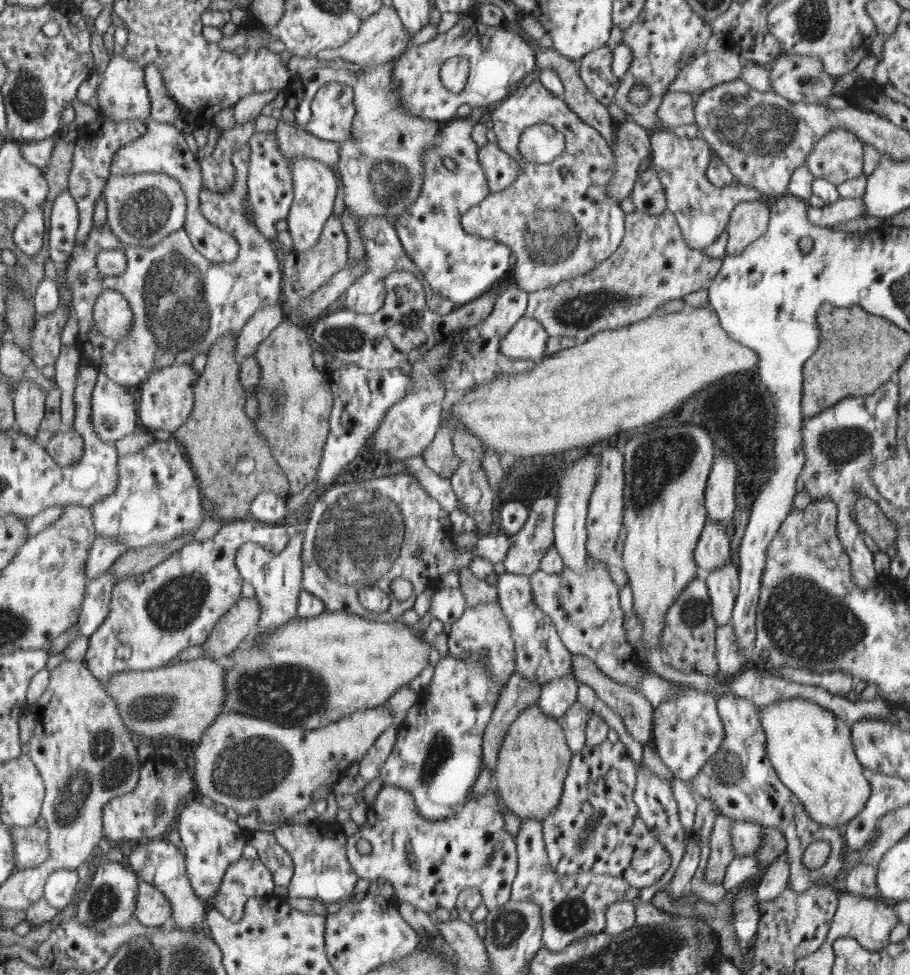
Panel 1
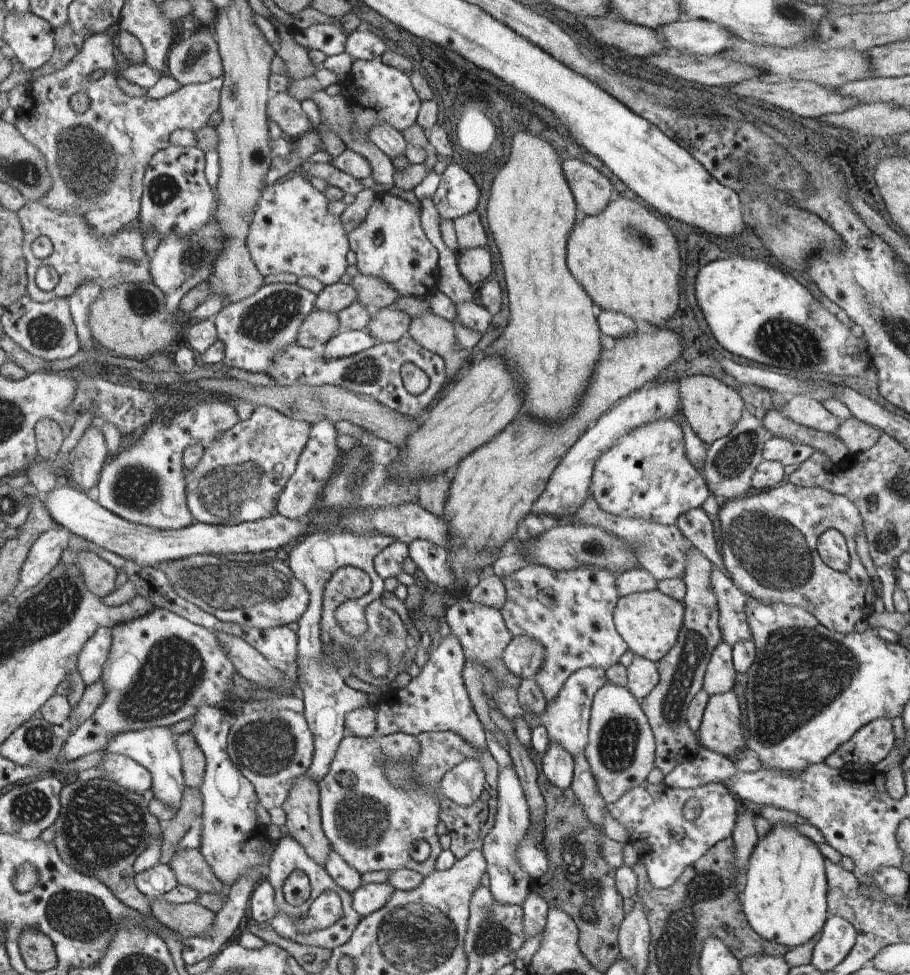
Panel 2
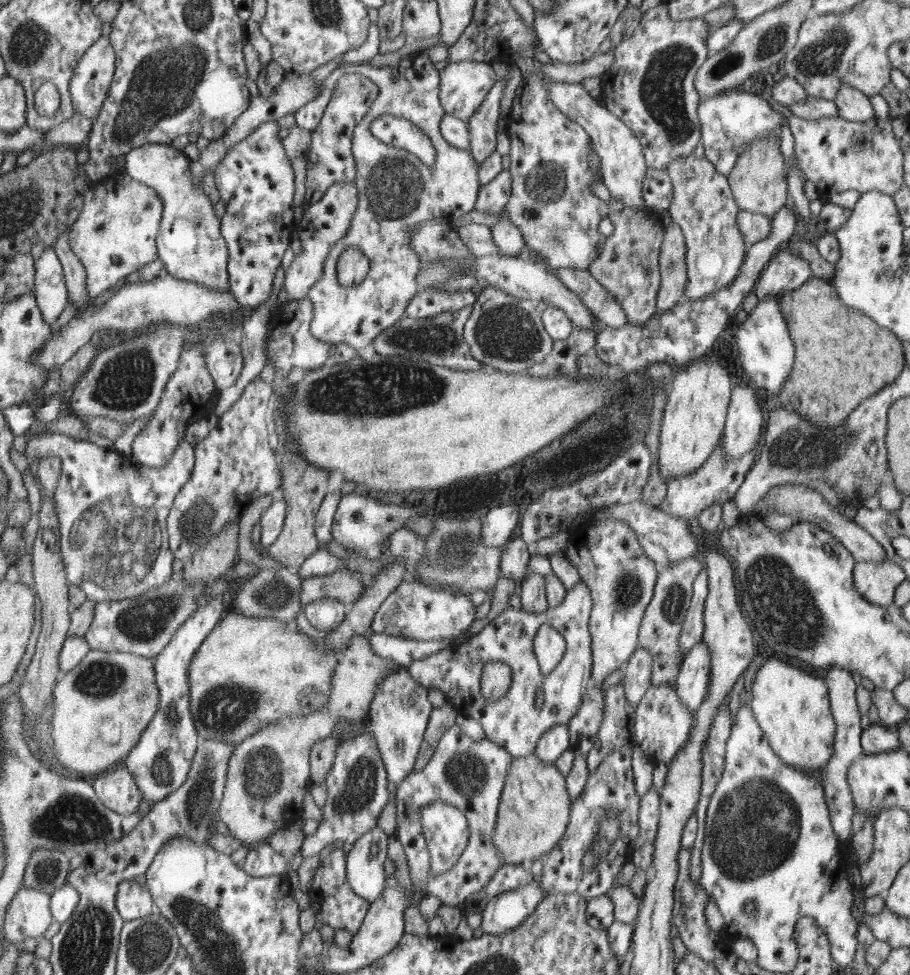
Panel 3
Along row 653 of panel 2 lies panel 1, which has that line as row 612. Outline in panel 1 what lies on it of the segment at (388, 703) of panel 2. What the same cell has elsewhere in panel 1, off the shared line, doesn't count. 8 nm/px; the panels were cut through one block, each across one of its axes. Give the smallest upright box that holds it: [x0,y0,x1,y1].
[429,586,466,624]

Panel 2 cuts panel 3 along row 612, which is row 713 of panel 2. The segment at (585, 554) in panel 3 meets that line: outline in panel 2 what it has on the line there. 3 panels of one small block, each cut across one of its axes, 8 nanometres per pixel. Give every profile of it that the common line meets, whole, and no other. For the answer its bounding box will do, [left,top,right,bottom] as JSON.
[585,681,656,804]

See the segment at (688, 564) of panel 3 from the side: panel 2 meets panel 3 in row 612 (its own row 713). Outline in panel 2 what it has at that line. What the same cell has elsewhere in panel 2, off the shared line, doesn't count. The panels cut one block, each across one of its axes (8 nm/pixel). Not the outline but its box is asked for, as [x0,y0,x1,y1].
[639,546,722,774]

